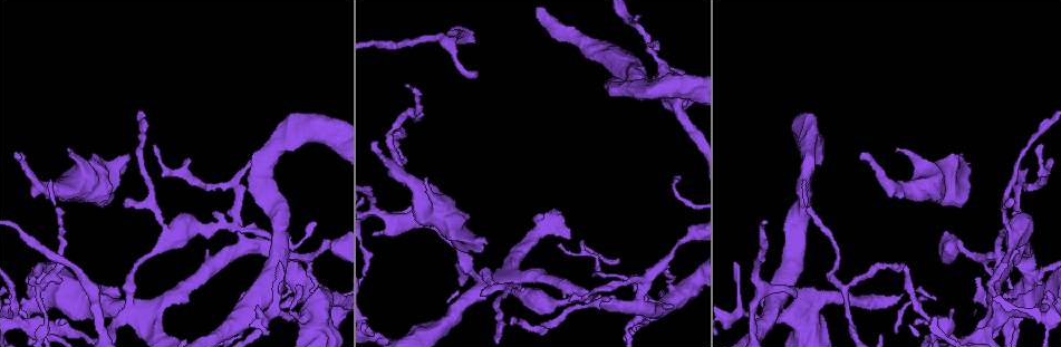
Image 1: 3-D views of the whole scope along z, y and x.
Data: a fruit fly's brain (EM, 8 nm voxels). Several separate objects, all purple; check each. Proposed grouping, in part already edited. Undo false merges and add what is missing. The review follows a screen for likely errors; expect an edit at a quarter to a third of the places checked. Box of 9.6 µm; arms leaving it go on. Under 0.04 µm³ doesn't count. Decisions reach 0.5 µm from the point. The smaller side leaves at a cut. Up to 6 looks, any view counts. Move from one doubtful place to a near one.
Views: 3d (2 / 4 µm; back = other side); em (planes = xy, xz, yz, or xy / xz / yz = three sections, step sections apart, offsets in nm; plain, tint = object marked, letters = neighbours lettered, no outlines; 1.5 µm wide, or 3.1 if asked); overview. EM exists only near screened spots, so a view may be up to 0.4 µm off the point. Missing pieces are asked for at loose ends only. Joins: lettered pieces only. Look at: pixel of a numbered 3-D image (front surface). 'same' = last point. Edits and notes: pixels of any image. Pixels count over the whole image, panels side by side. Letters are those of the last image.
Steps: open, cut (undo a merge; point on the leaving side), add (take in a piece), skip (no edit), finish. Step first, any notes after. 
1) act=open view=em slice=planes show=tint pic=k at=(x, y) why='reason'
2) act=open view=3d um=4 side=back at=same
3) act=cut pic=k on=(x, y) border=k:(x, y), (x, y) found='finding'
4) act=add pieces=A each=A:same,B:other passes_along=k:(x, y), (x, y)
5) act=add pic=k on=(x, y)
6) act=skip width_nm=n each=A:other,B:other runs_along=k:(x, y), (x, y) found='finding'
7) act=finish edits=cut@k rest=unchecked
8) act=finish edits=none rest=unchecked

act=open view=em slice=planes show=letters pic=1 at=(130, 155) why='stops while still wide'

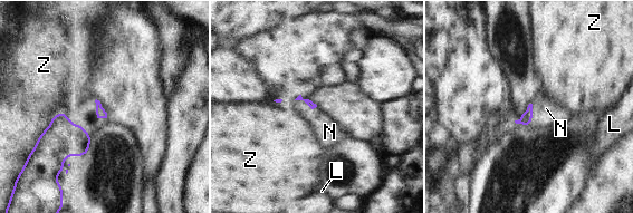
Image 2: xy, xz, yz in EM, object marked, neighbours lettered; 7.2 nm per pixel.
act=add pieces=N each=L:other,N:same,Z:other passes_along=2:(525, 119), (531, 109), (546, 108) found='the neuron continues'

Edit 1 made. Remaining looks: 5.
act=open view=em slice=planes show=letters pic=1 at=(21, 159) why='branch stops here'

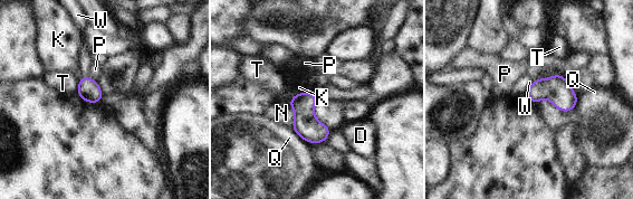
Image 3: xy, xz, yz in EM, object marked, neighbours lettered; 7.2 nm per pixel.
act=skip width_nm=150 each=D:other,K:other,N:other,P:other,Q:other,T:other,W:other found='no lettered piece goes on from it'

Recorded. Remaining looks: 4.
act=open view=3d um=2 pic=1 at=(188, 159) why='free end'

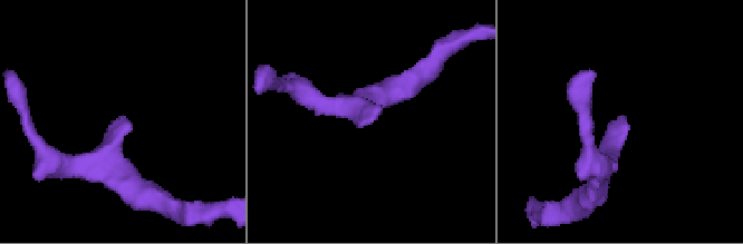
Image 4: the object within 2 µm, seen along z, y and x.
act=open view=em slice=planes show=letters pic=4 at=(119, 117)

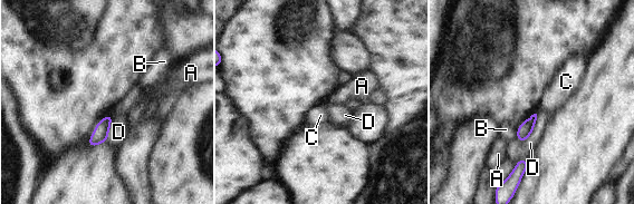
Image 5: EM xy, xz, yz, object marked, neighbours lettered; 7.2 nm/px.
act=skip width_nm=100 each=A:other,B:other,C:other,D:other border=5:(537, 114), (532, 132), (517, 141) found='no lettered piece goes on from it'

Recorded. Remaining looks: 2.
act=finish edits=add@2 rest=unchecked

